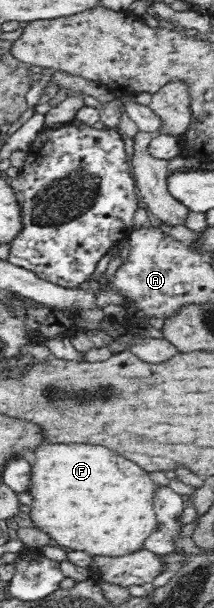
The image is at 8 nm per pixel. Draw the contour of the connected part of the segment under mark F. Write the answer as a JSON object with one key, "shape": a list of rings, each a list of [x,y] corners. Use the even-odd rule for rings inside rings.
{"shape":[[[49,442],[46,444],[45,450],[41,450],[41,454],[37,454],[35,464],[33,464],[33,482],[35,482],[35,488],[31,490],[31,494],[33,494],[35,502],[33,502],[31,518],[37,522],[37,526],[51,534],[55,545],[66,548],[66,550],[81,550],[94,555],[112,557],[125,556],[125,554],[133,554],[133,552],[141,550],[145,539],[155,530],[155,526],[157,526],[155,512],[153,512],[153,498],[155,498],[155,492],[157,492],[157,484],[151,480],[151,476],[143,468],[139,468],[133,460],[127,460],[121,454],[115,454],[115,452],[111,452],[111,449],[105,446],[85,443],[57,444]]]}

